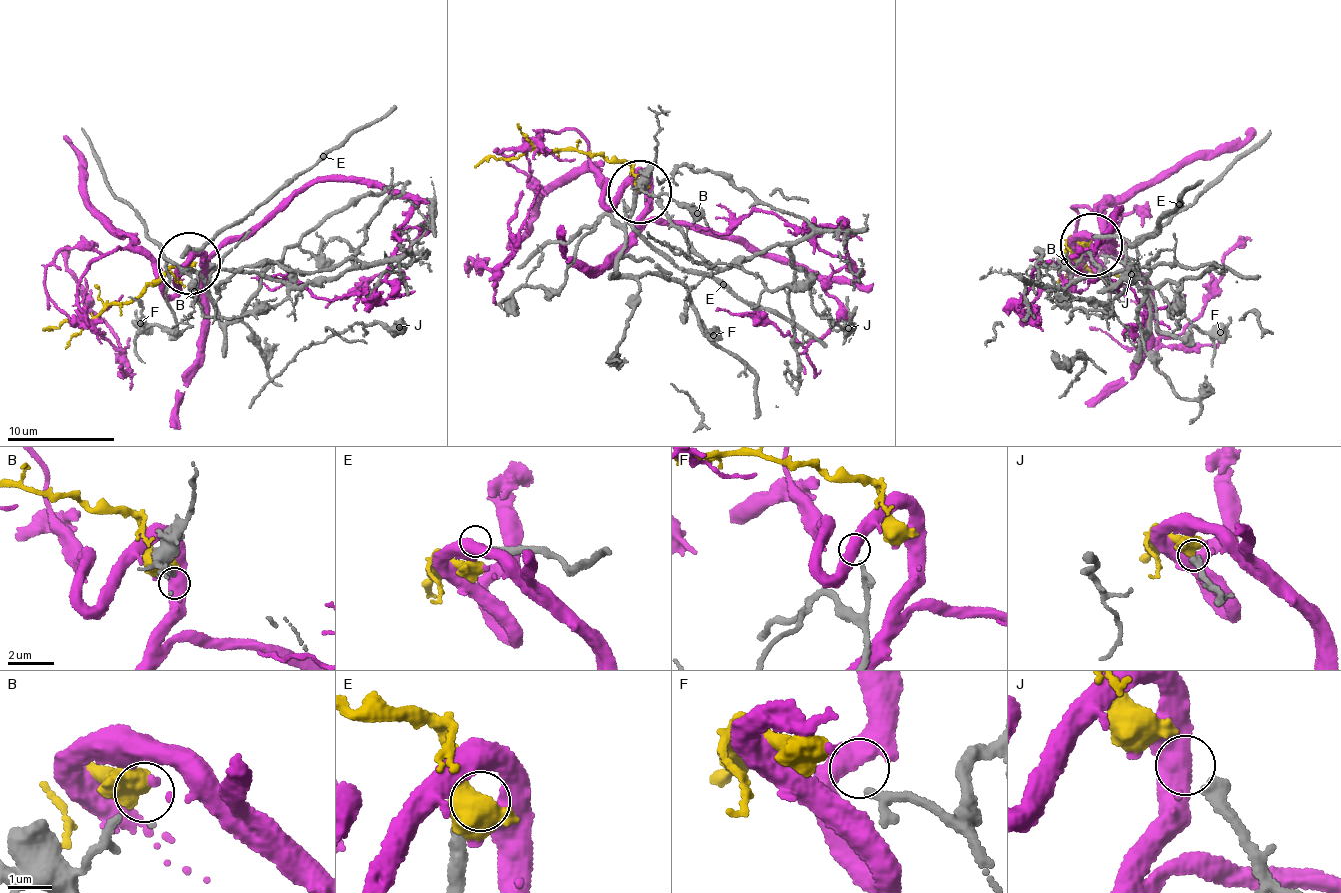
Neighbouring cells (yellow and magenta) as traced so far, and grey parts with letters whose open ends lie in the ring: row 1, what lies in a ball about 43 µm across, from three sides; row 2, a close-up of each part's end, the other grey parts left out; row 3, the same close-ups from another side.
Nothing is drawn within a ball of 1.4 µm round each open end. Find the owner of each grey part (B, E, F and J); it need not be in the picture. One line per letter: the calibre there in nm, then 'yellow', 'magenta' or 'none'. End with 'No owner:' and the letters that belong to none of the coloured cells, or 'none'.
B: calibre 100 nm; magenta
E: calibre 320 nm; none
F: calibre 160 nm; none
J: calibre 360 nm; yellow
No owner: E, F

